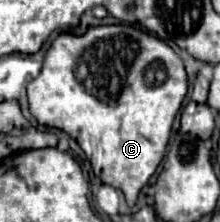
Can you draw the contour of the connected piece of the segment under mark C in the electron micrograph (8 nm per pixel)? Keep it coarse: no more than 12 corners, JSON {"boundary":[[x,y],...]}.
{"boundary":[[131,24],[61,32],[29,82],[133,206],[187,96]]}

